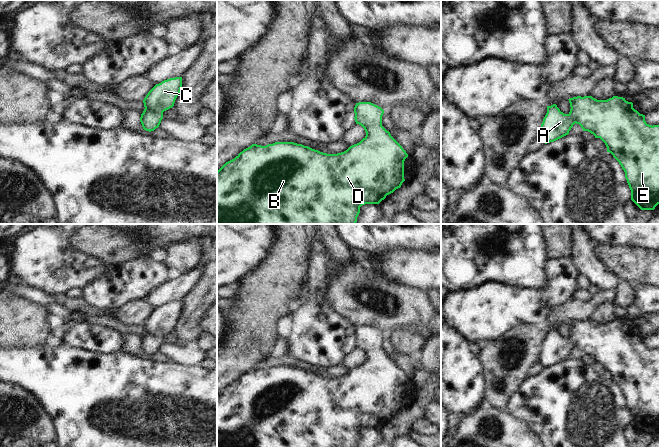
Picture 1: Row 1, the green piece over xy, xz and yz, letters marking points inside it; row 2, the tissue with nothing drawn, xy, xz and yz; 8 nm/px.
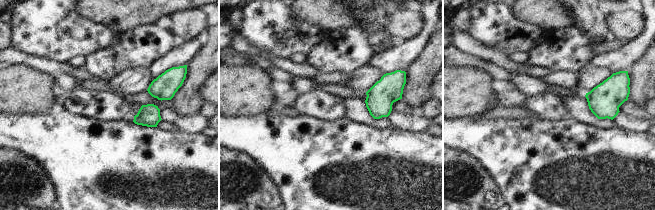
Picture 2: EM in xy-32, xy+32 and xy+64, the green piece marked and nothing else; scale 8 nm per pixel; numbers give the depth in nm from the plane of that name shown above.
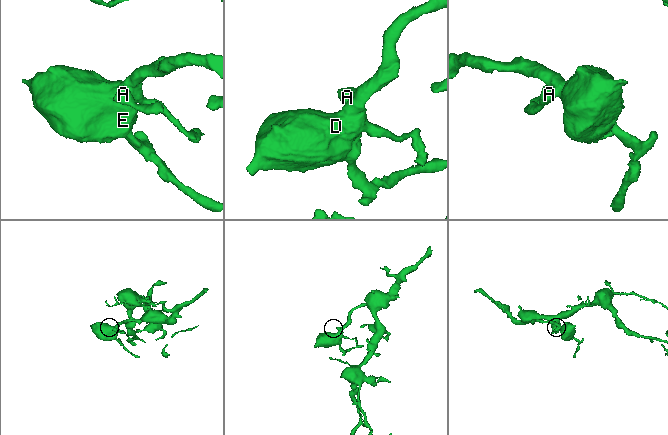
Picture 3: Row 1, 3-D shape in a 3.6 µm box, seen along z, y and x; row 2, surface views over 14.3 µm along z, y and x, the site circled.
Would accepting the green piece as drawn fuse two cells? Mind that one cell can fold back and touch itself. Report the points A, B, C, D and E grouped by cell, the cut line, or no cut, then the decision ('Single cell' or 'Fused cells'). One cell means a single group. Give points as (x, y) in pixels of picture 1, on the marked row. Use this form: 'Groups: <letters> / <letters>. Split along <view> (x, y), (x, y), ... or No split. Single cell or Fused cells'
Groups: A B C D E. No split. Single cell

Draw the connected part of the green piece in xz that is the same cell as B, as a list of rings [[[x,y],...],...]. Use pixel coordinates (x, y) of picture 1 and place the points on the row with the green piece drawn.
[[[359,102],[354,107],[355,122],[361,125],[366,136],[346,151],[327,154],[294,142],[275,142],[266,146],[252,144],[240,152],[234,159],[226,162],[217,171],[217,224],[356,224],[360,207],[365,204],[379,204],[387,195],[400,188],[404,179],[404,161],[408,157],[402,146],[382,126],[384,110],[371,103]]]

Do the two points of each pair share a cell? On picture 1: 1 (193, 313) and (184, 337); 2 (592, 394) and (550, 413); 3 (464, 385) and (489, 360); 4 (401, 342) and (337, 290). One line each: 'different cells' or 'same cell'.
1: same cell
2: same cell
3: different cells
4: different cells

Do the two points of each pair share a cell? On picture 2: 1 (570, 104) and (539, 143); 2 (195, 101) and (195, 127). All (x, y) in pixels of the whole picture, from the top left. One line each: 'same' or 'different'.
1: different
2: different

